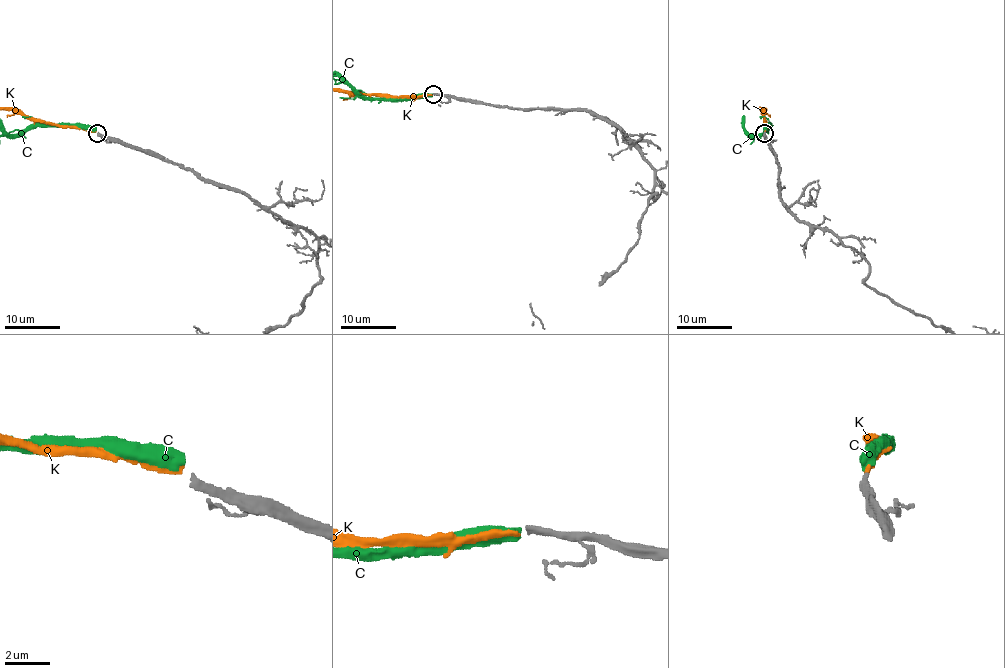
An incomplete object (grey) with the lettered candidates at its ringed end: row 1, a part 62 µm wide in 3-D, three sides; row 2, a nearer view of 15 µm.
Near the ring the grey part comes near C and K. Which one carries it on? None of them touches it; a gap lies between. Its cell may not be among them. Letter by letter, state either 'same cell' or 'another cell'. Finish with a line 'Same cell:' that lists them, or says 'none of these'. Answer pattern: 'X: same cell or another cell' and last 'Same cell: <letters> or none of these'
C: another cell
K: same cell
Same cell: K

